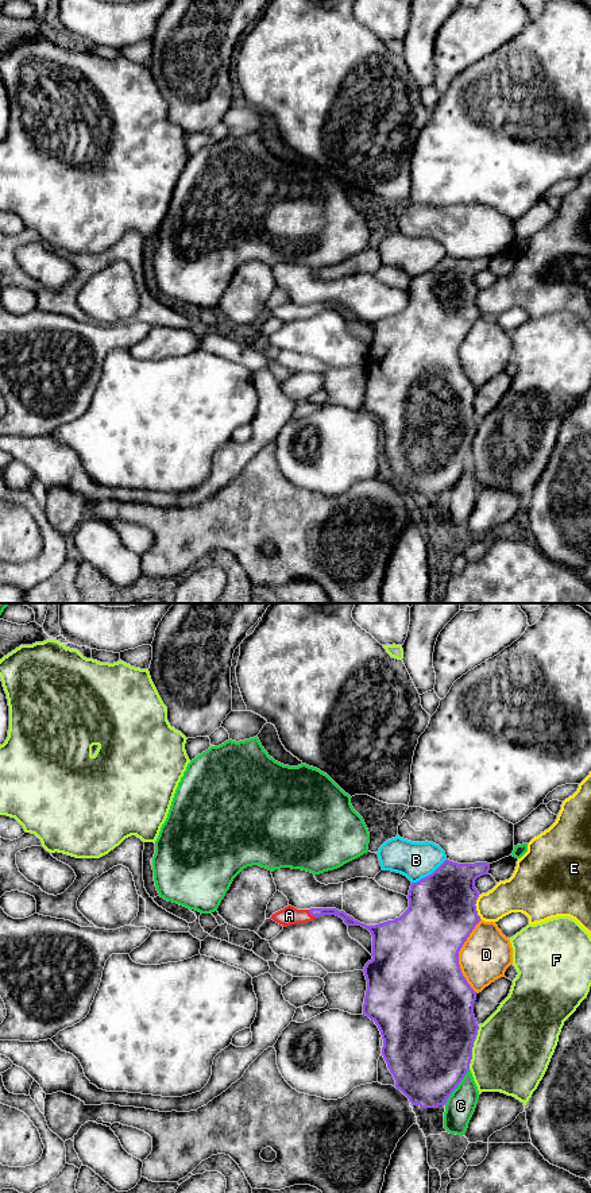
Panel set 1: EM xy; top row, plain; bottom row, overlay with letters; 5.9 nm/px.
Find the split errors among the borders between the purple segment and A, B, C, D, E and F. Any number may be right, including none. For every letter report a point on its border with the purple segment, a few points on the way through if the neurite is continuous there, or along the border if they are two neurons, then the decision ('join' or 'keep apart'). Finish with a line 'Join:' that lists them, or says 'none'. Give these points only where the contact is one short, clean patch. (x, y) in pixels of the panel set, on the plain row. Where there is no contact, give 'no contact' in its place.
A: contact xy (312, 311); way xy (317, 308), (312, 311), (289, 311); join
B: contact xy (429, 270); keep apart
C: contact xy (456, 482); keep apart
D: contact xy (458, 351); keep apart
E: contact xy (475, 302); keep apart
F: contact xy (472, 441); keep apart
Join: A

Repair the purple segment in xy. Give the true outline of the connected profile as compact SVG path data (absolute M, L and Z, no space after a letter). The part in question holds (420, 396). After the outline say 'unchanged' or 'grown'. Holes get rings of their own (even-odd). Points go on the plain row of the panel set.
M445 255L432 270L412 278L409 285L409 302L394 316L367 321L355 316L344 306L336 304L297 305L291 301L271 310L270 314L287 323L290 320L312 317L322 310L336 310L347 321L362 321L372 331L372 355L363 364L367 386L363 410L378 421L382 435L382 451L399 484L413 501L420 503L439 503L445 501L448 493L461 478L472 455L472 443L479 421L474 410L476 387L467 378L459 360L459 347L464 337L482 316L476 306L479 287L475 275L490 266L490 259L457 259Z; grown

